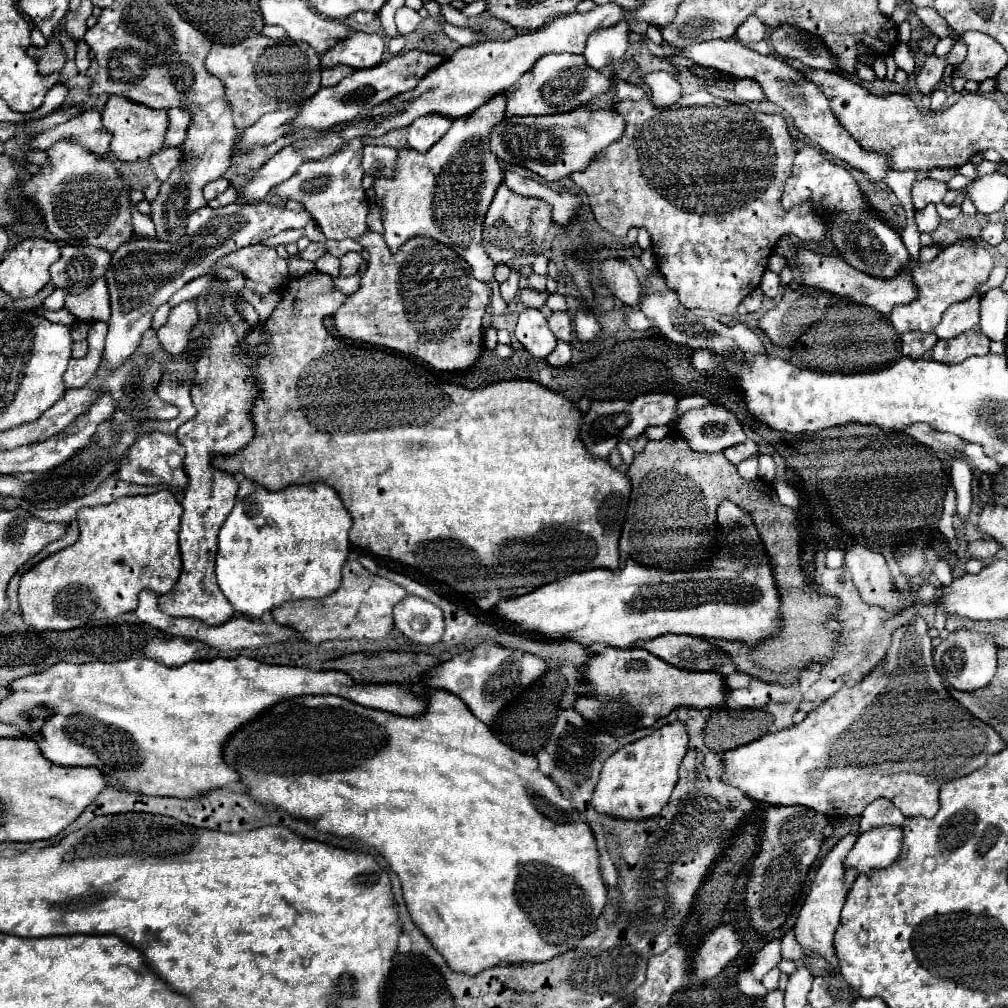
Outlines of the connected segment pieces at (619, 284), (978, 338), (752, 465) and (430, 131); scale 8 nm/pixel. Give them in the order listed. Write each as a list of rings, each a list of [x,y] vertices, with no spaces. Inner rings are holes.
[[[614,257],[606,259],[602,263],[602,279],[608,283],[612,293],[626,305],[638,307],[640,299],[644,297],[642,293],[642,283],[638,281],[636,273],[630,269],[628,263],[618,261]]]
[[[964,331],[954,339],[940,339],[932,349],[932,359],[944,363],[960,363],[972,355],[986,355],[988,351],[990,339],[982,331]]]
[[[752,455],[752,459],[746,459],[738,465],[738,473],[744,477],[744,479],[758,479],[758,455]]]
[[[422,115],[408,127],[408,145],[420,153],[426,153],[452,125],[446,115]]]

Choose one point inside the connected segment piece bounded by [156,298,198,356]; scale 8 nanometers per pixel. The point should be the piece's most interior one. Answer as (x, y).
(175, 334)

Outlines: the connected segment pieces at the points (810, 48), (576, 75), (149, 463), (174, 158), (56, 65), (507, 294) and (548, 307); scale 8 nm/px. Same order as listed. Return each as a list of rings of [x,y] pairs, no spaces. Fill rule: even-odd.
[[[778,27],[772,31],[768,41],[772,43],[776,53],[788,59],[798,59],[804,65],[810,65],[812,69],[836,69],[836,59],[830,55],[830,51],[818,39],[800,29]]]
[[[548,53],[536,61],[536,65],[524,73],[518,83],[506,93],[506,119],[526,115],[550,115],[564,113],[590,103],[594,97],[610,89],[610,77],[592,71],[582,55]]]
[[[148,433],[140,437],[134,447],[124,455],[118,463],[118,477],[128,483],[138,483],[138,485],[170,485],[178,489],[186,489],[188,485],[188,475],[182,465],[170,467],[168,463],[184,463],[184,447],[176,439],[176,435],[164,435],[164,433]]]
[[[180,147],[160,149],[160,151],[156,151],[156,155],[150,155],[146,159],[146,163],[156,173],[156,177],[160,181],[164,181],[164,179],[168,179],[170,171],[180,163]]]
[[[58,31],[54,33],[54,37],[48,41],[48,45],[44,49],[36,49],[36,47],[28,47],[26,55],[30,55],[32,59],[36,59],[40,63],[40,75],[50,75],[50,73],[58,73],[64,67],[64,51],[60,45],[60,35]]]
[[[512,269],[512,275],[510,275],[504,283],[500,283],[500,293],[502,293],[502,299],[504,299],[506,303],[514,301],[516,293],[518,293],[518,289],[520,289],[520,287],[518,287],[518,281],[520,281],[520,273]]]
[[[554,293],[554,295],[548,295],[548,301],[544,303],[544,307],[540,309],[546,319],[550,318],[552,311],[566,311],[566,301],[564,301],[564,295],[558,295],[558,293]]]

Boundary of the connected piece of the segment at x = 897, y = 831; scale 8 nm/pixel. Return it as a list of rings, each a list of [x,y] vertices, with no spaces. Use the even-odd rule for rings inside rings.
[[[876,827],[872,831],[864,831],[858,835],[856,847],[852,847],[844,863],[846,867],[858,869],[858,873],[868,873],[872,867],[888,867],[898,859],[902,843],[902,827]]]

